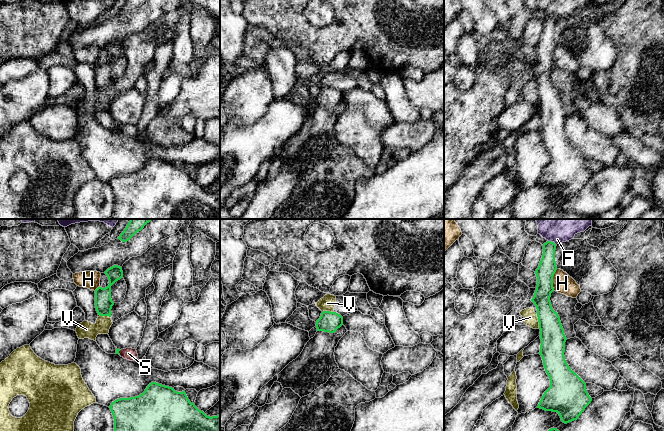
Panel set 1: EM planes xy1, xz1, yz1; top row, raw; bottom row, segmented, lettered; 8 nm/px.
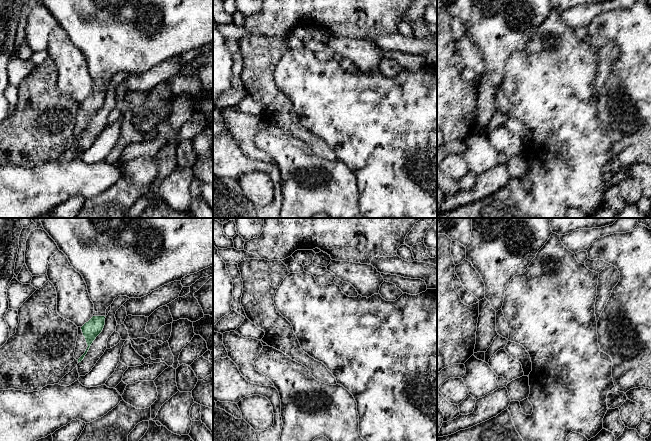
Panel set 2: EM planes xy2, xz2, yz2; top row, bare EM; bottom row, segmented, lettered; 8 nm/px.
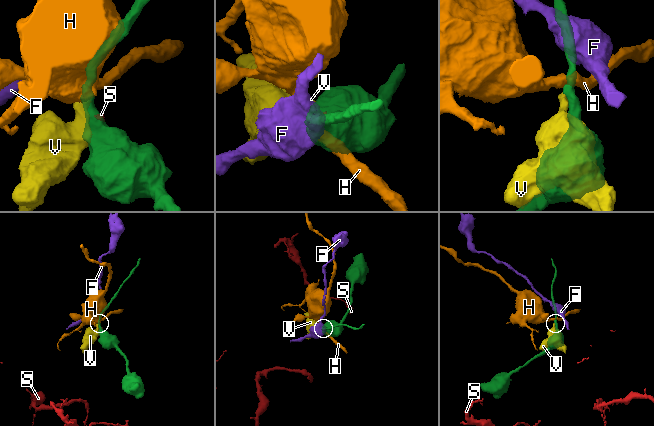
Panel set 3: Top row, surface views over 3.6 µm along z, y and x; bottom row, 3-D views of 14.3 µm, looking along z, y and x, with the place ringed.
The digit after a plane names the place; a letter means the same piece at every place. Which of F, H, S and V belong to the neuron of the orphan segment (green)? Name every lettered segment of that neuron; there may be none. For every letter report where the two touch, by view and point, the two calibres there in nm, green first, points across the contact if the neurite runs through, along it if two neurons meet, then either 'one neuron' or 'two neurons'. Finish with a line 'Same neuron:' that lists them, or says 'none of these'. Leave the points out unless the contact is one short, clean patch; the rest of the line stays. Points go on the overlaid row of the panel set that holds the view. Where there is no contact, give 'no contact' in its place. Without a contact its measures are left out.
F: meets green in yz1 at (552, 242); 150 nm thick on the green side, 360 nm on the other; border along yz1 (548, 240), (556, 244); two neurons
H: meets green in yz1 at (552, 280); 150 nm thick on the green side, 160 nm on the other; border along yz1 (557, 269), (553, 276), (553, 290); two neurons
S: meets green in xy1 at (118, 352); 30 nm thick on the green side, 90 nm on the other; border along xy1 (120, 350), (119, 354); two neurons
V: meets green in yz1 at (538, 321); 200 nm thick on the green side, 110 nm on the other; border along yz1 (536, 313), (539, 328); two neurons
Same neuron: none of these

